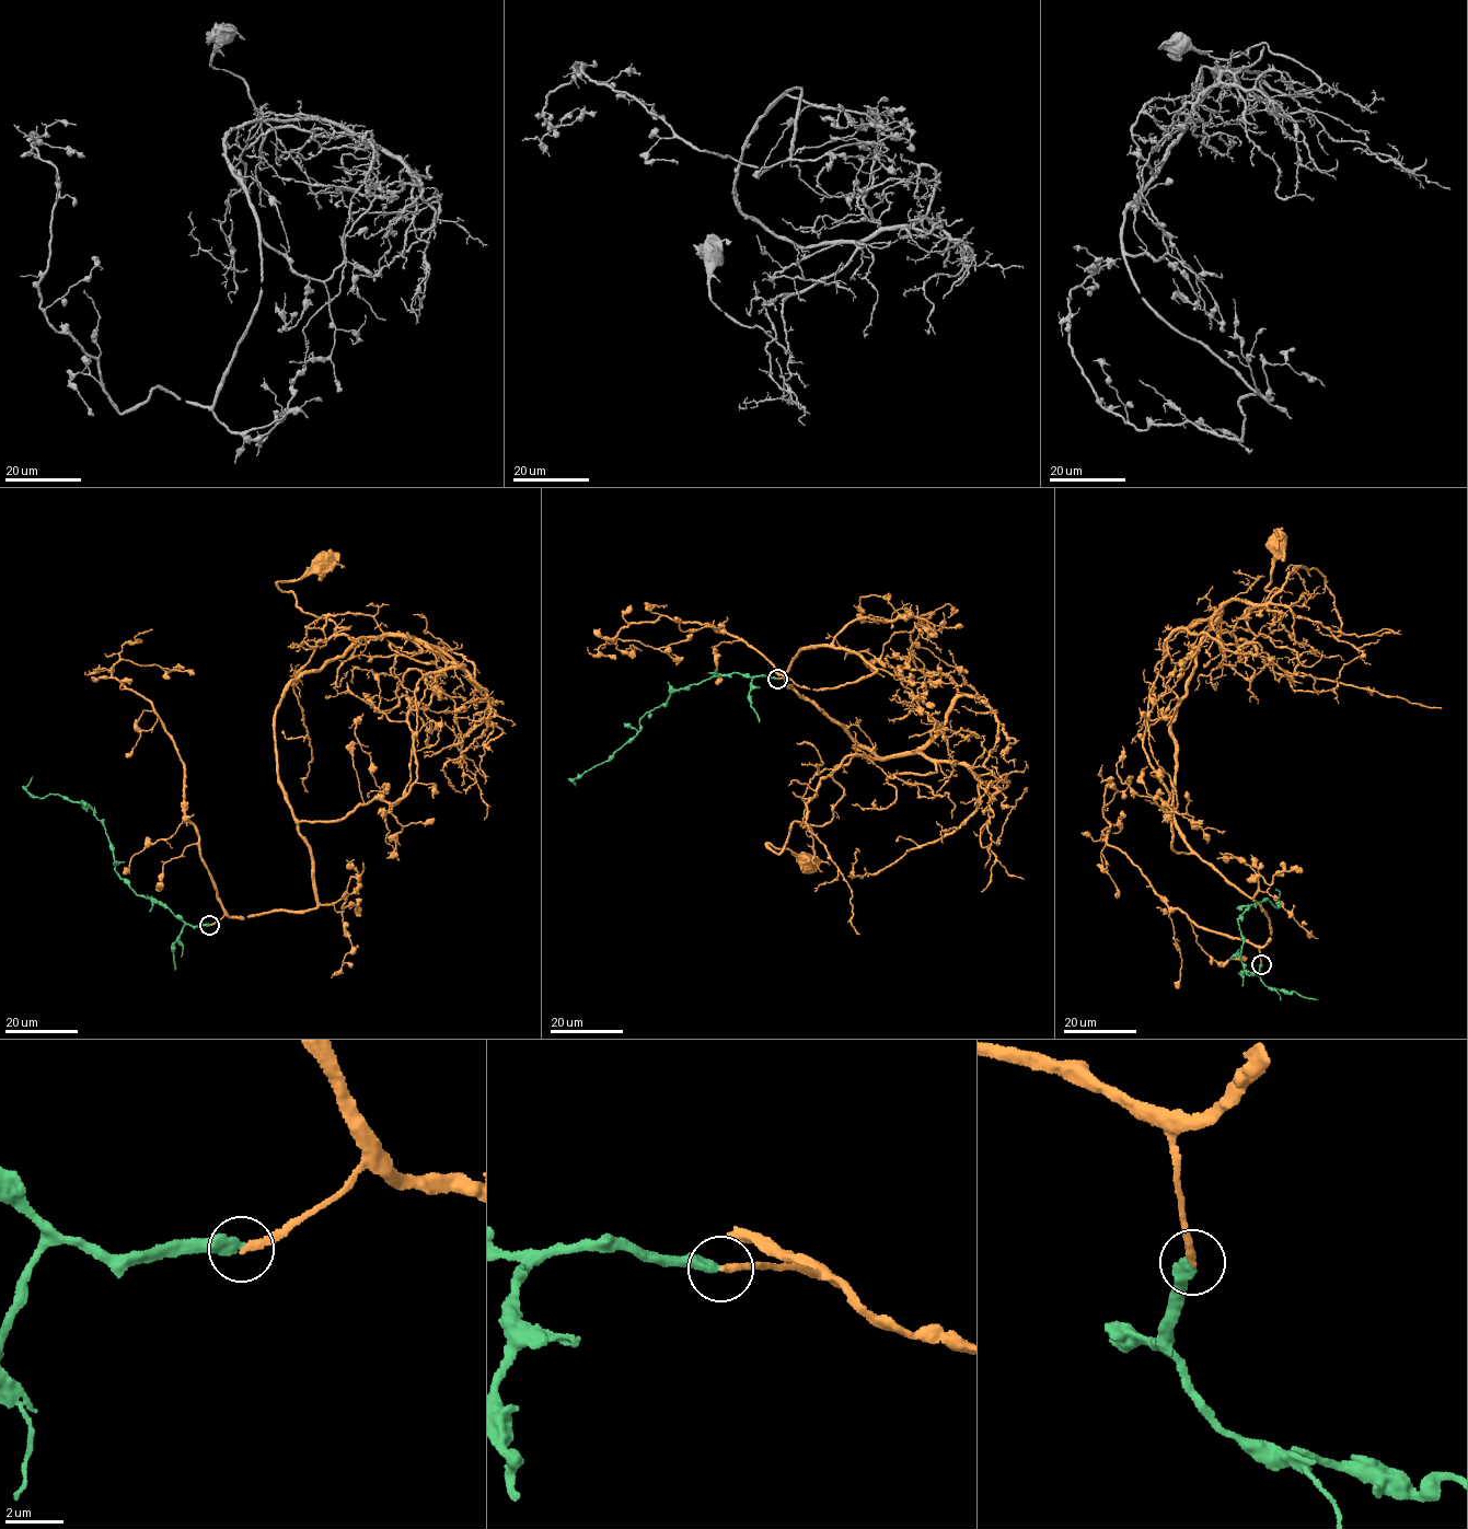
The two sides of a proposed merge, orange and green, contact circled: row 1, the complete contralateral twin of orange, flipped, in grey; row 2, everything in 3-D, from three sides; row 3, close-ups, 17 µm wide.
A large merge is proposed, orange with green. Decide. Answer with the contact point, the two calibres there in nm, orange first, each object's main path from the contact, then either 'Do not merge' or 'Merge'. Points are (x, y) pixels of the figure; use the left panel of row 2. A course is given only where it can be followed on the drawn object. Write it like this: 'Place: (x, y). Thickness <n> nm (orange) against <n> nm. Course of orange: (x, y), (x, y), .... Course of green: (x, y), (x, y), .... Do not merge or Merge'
Place: (209, 925). Thickness 240 nm (orange) against 400 nm. Course of orange: (209, 925), (316, 906), (276, 706), (381, 637), (337, 635), (277, 585), (325, 563). Course of green: (209, 925), (189, 926), (137, 894), (115, 870), (93, 809), (33, 796), (32, 777). Do not merge

